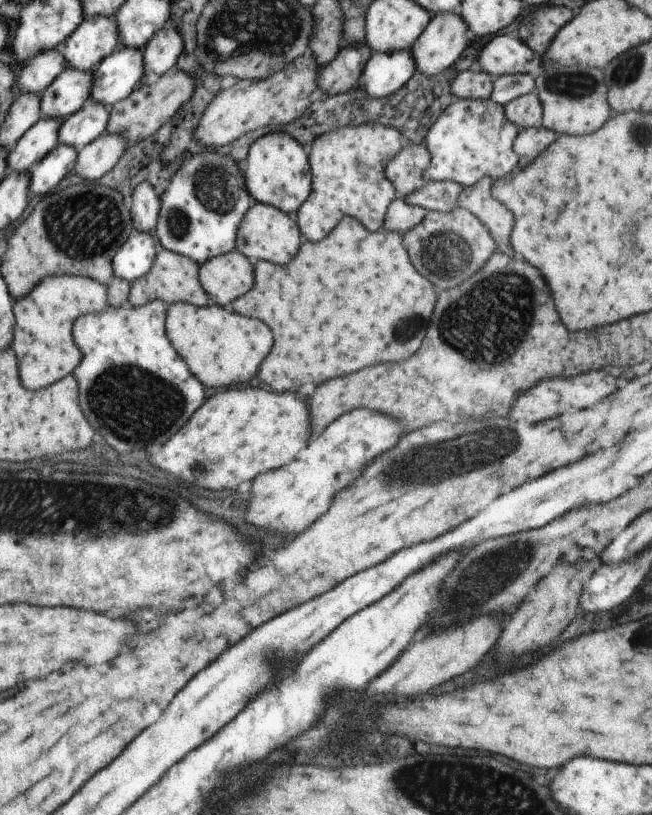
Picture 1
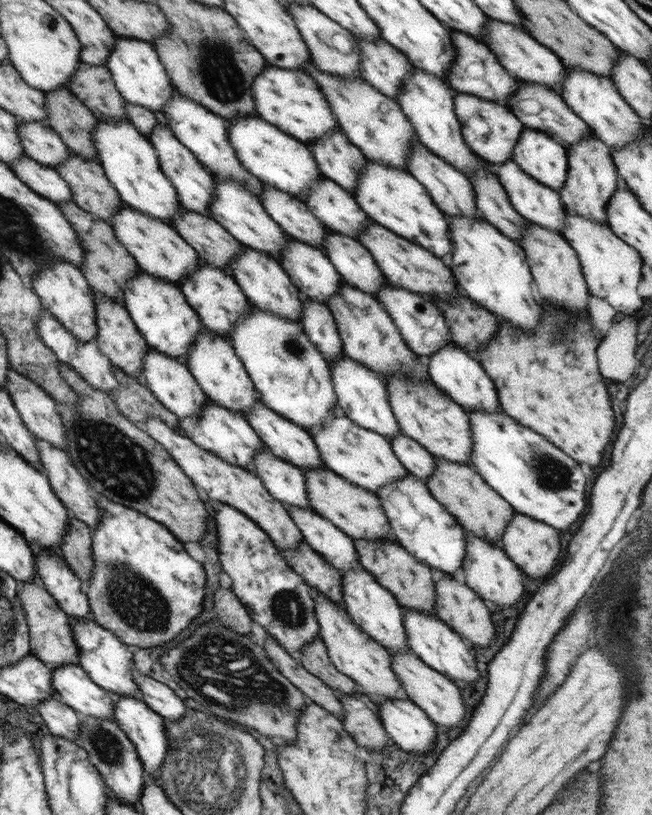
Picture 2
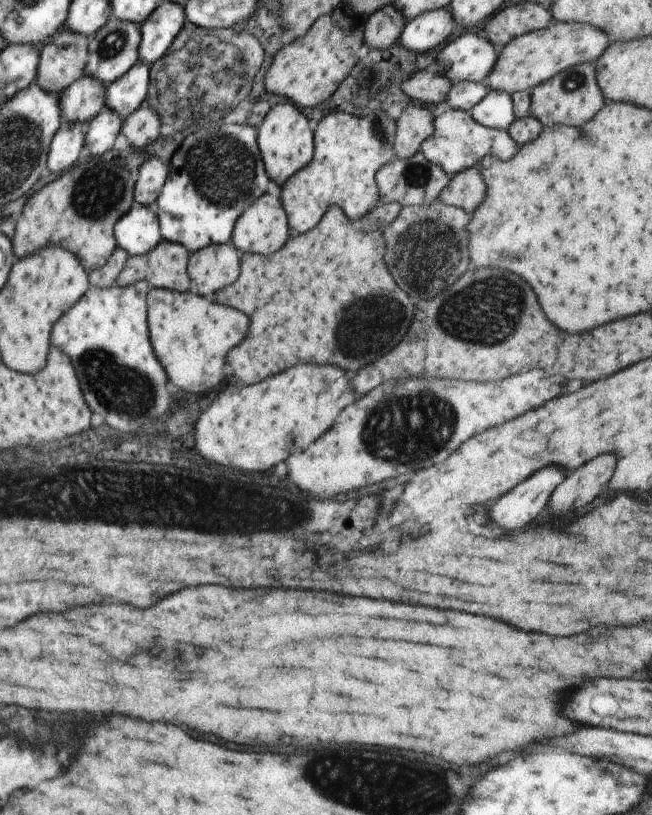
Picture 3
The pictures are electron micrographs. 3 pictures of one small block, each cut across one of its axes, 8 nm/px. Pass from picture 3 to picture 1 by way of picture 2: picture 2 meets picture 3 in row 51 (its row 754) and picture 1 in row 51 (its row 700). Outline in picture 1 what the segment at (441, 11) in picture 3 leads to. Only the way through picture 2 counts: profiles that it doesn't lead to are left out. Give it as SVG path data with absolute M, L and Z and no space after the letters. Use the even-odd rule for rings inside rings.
M411 48L373 52L363 68L358 87L374 99L386 97L414 76L415 67Z

